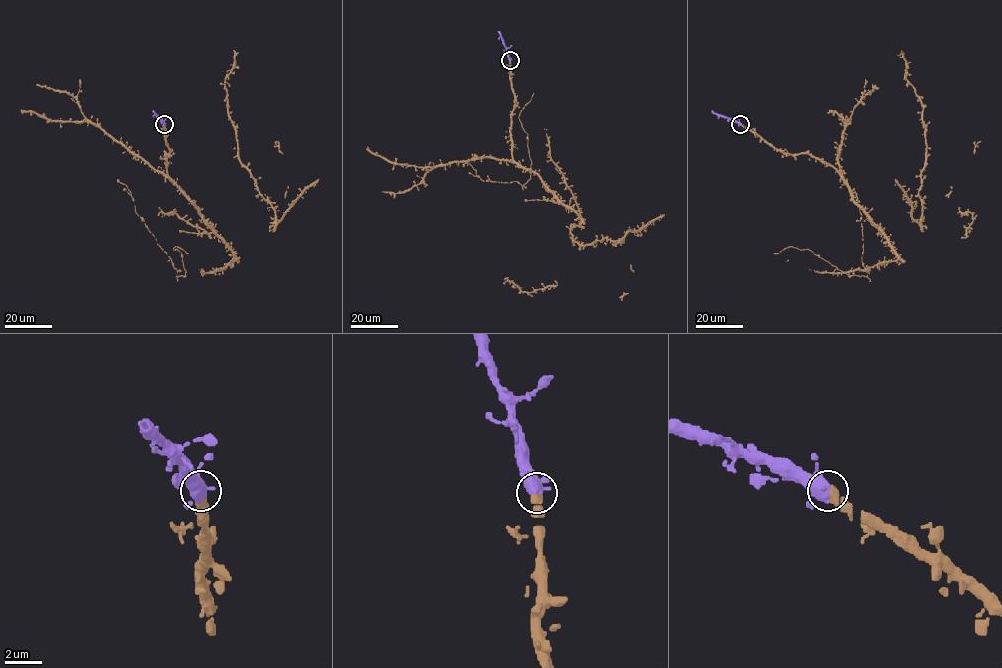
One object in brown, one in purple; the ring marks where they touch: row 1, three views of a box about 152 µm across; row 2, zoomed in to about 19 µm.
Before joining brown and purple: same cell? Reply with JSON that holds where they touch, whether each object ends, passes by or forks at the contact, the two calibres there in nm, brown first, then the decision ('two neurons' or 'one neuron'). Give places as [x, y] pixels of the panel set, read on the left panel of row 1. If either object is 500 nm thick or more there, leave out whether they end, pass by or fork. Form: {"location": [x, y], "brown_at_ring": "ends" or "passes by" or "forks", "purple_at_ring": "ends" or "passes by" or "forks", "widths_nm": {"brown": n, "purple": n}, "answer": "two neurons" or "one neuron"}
{"location": [164, 124], "widths_nm": {"brown": 480, "purple": 600}, "answer": "one neuron"}

